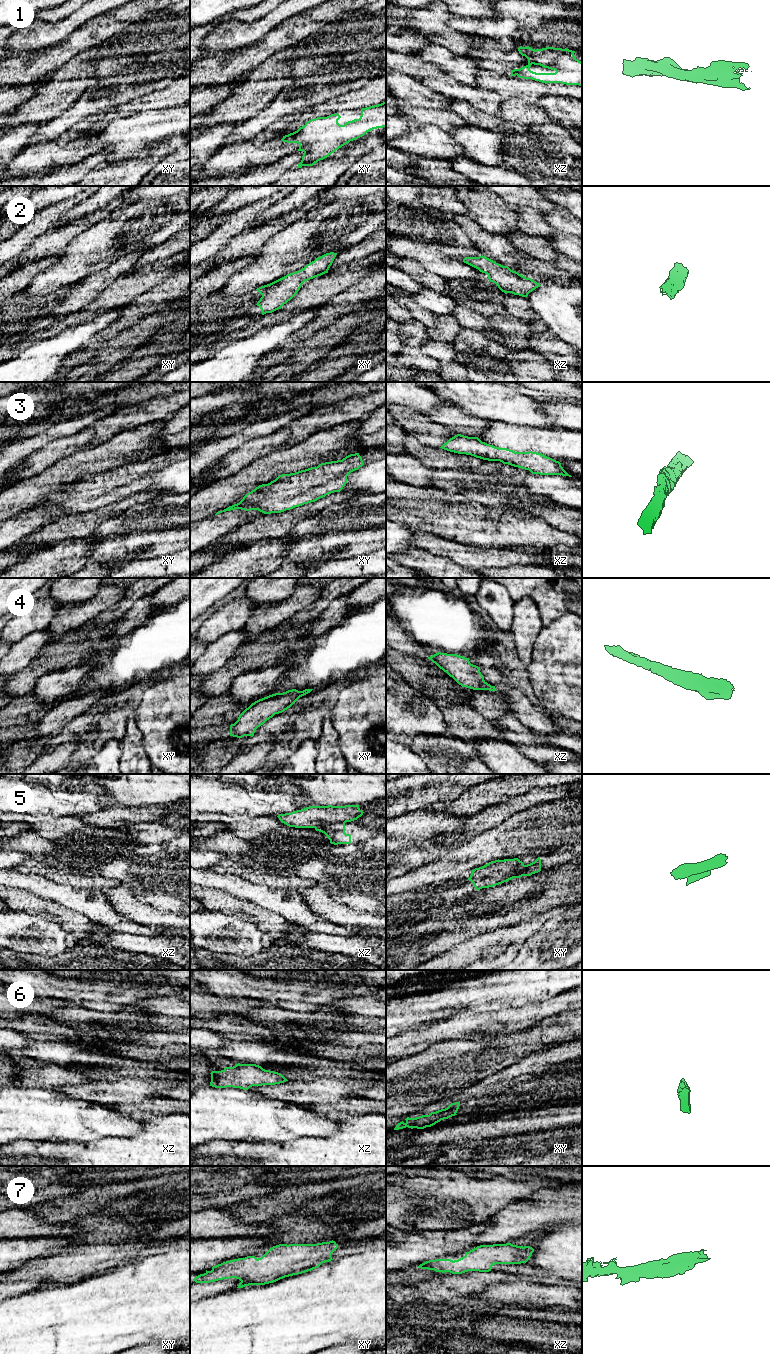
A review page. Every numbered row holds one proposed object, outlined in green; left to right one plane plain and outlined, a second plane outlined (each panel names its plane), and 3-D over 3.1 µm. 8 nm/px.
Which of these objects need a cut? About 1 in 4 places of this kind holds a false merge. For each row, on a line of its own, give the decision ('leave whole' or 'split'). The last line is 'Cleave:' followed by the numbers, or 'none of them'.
1: leave whole
2: leave whole
3: leave whole
4: leave whole
5: split
6: leave whole
7: leave whole
Cleave: 5

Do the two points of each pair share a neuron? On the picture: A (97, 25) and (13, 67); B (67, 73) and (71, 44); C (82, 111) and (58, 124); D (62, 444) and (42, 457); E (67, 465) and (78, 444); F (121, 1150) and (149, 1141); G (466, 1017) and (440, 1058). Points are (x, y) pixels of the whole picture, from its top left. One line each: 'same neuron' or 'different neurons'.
A: same neuron
B: different neurons
C: same neuron
D: same neuron
E: different neurons
F: same neuron
G: different neurons

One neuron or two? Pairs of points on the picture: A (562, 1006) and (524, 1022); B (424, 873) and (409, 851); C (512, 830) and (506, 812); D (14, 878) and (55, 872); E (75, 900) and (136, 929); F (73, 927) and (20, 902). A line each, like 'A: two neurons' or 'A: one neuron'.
A: one neuron
B: two neurons
C: two neurons
D: two neurons
E: one neuron
F: one neuron

